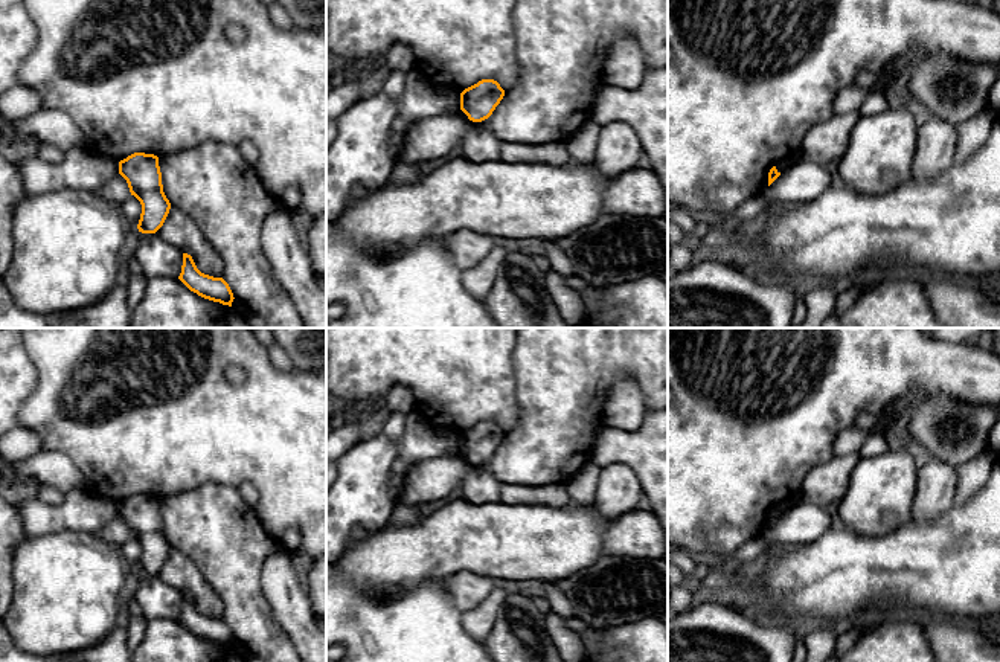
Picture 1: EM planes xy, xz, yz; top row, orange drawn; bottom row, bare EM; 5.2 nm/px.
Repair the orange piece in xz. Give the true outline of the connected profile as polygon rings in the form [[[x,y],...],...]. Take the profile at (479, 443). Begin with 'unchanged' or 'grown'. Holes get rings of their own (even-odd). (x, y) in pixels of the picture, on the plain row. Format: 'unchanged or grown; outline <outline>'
unchanged; outline [[[482,421],[460,435],[460,452],[473,464],[488,461],[505,438],[494,421]]]

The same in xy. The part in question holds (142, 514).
unchanged; outline [[[134,494],[119,503],[119,516],[127,522],[131,537],[142,546],[139,574],[155,575],[171,551],[171,545],[163,534],[159,499]]]

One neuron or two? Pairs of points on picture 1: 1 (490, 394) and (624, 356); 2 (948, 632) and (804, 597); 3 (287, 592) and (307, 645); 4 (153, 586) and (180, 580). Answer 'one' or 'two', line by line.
1: two
2: two
3: one
4: two

